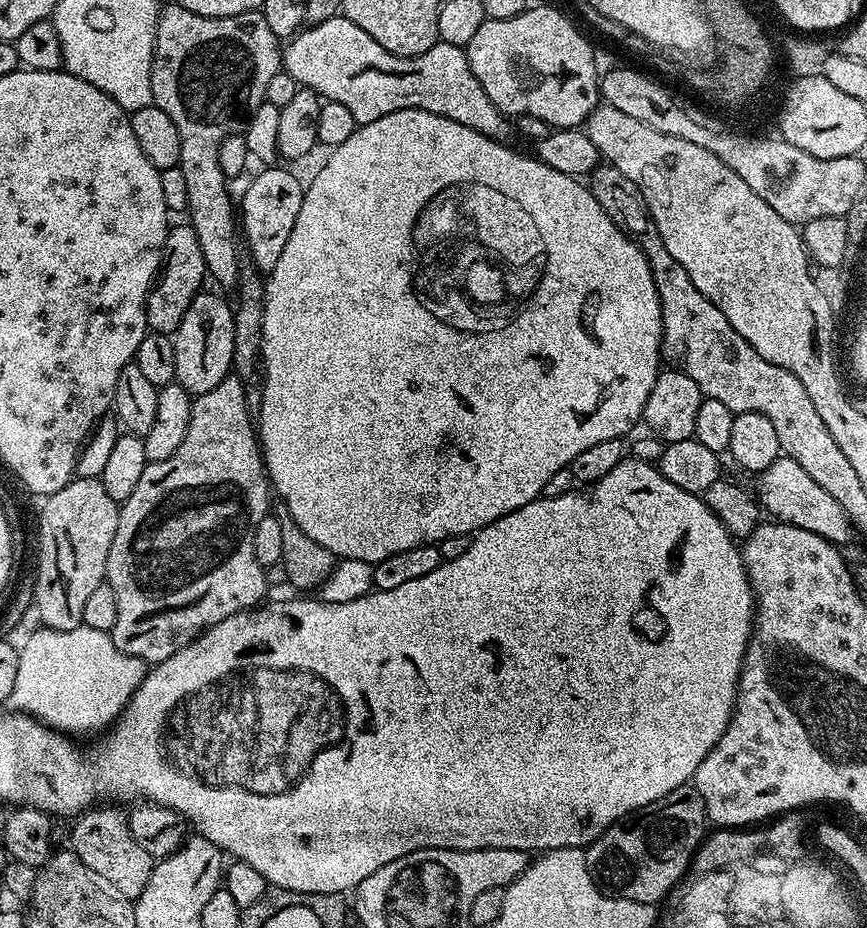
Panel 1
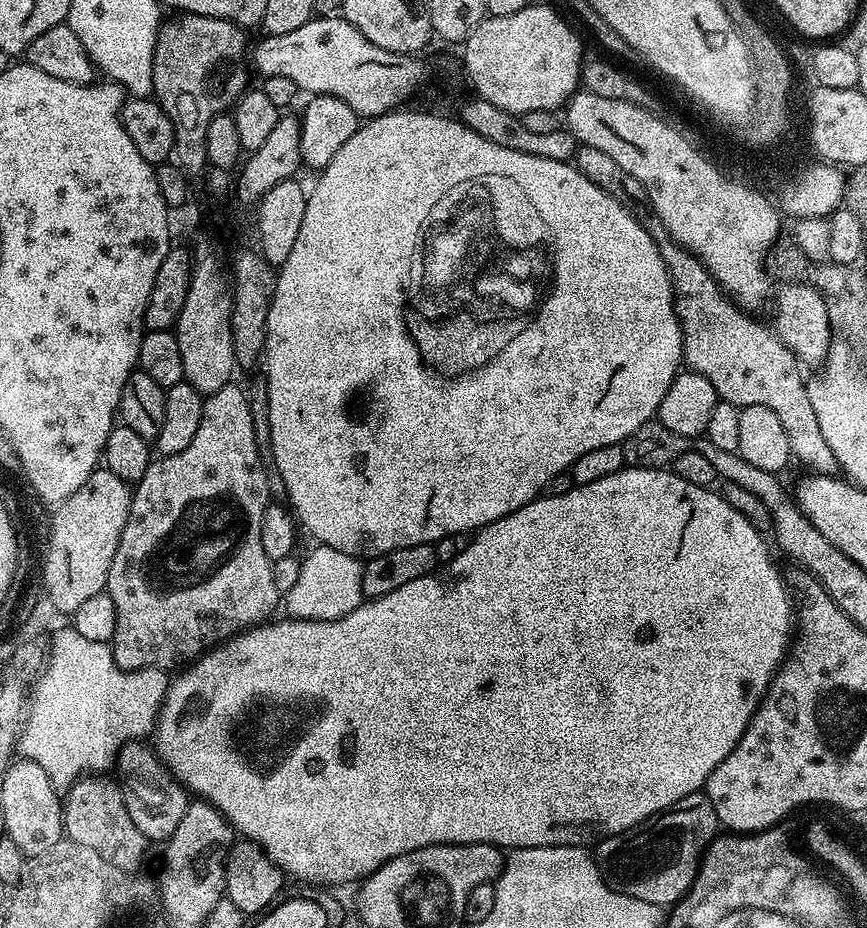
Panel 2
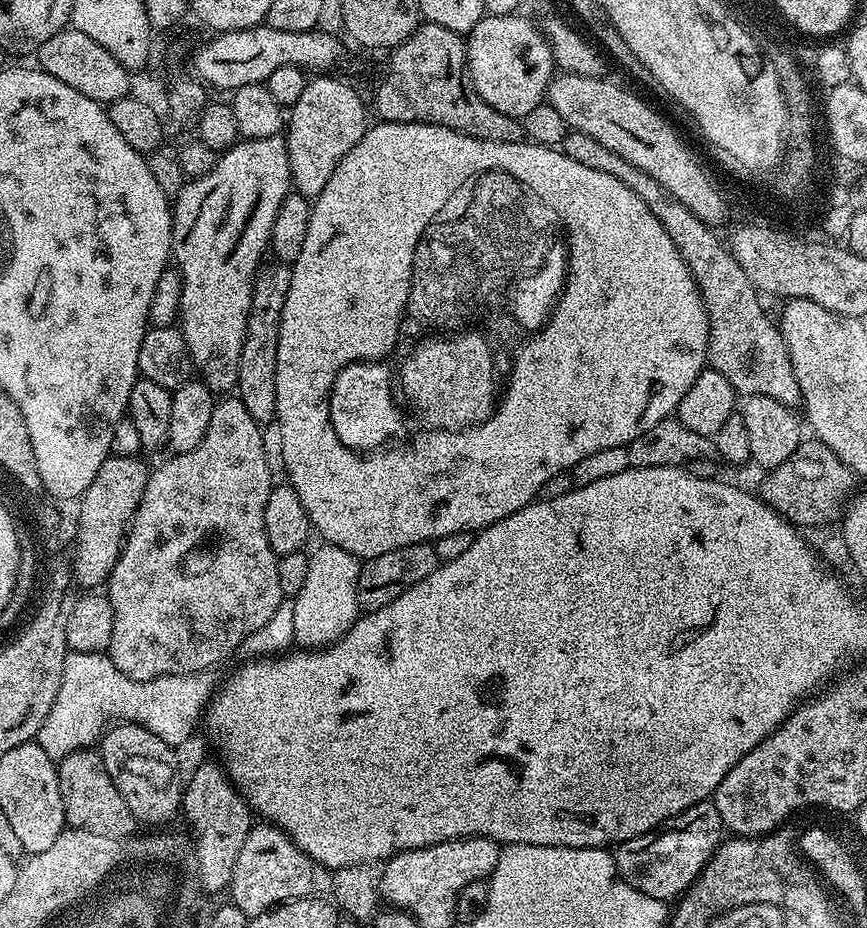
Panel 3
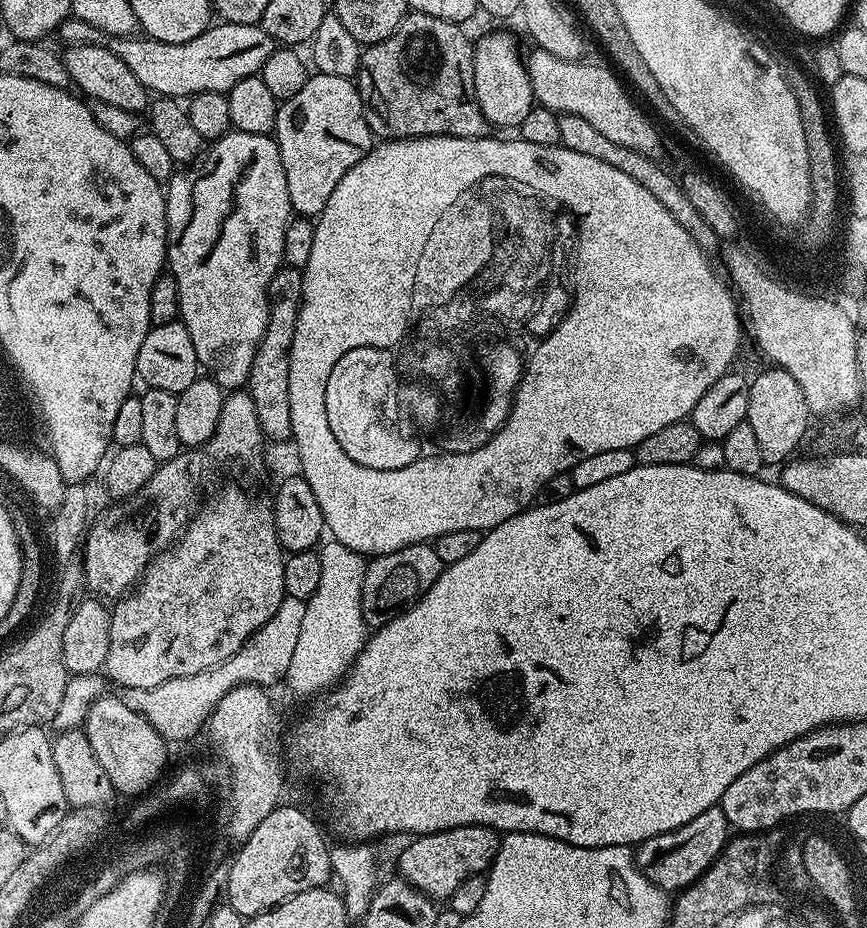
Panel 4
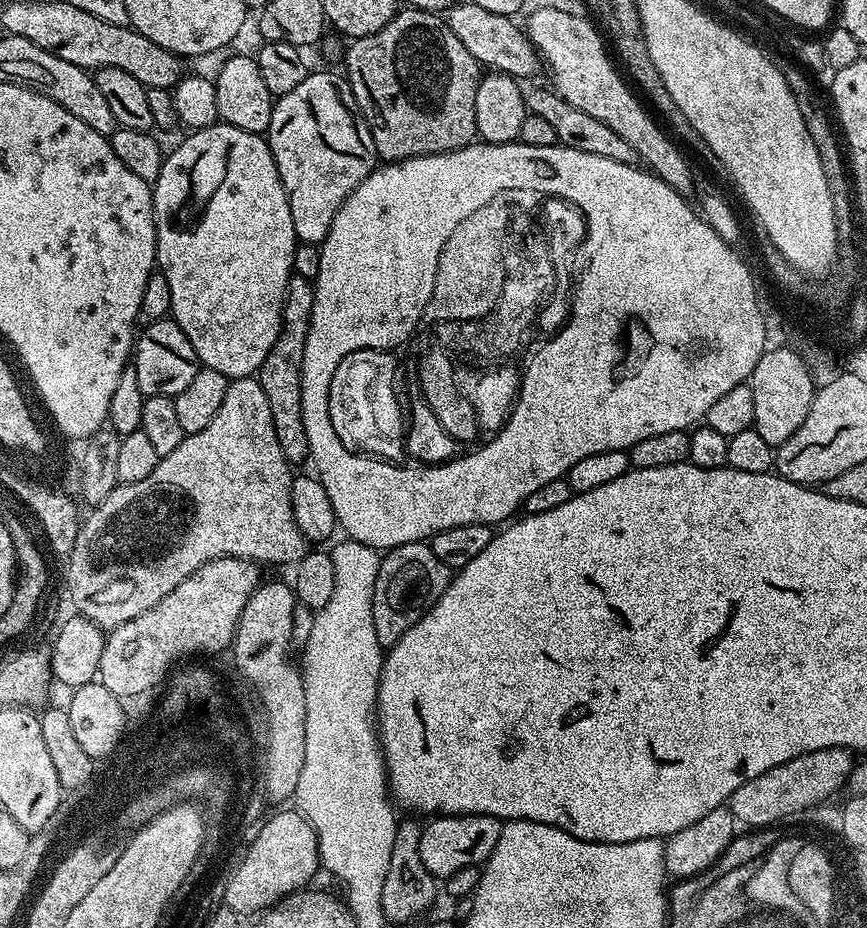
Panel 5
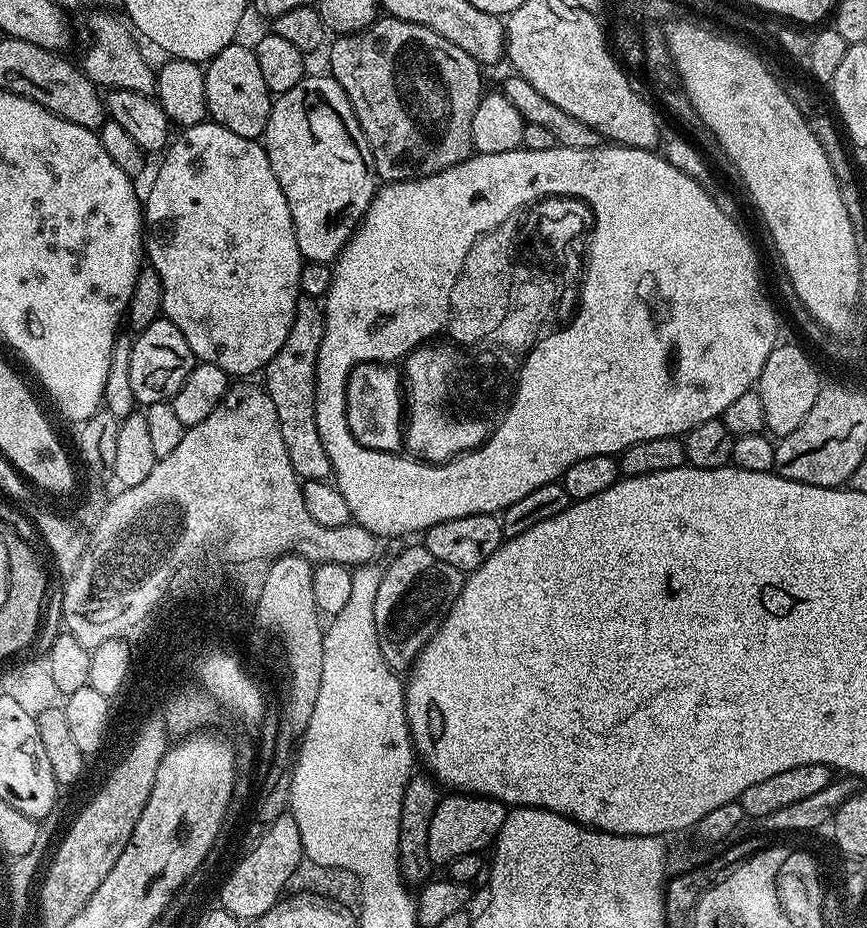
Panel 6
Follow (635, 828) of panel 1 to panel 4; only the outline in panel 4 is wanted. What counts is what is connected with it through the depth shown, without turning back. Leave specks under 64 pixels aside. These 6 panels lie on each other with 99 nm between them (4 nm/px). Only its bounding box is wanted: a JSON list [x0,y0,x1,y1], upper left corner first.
[635,806,730,894]

